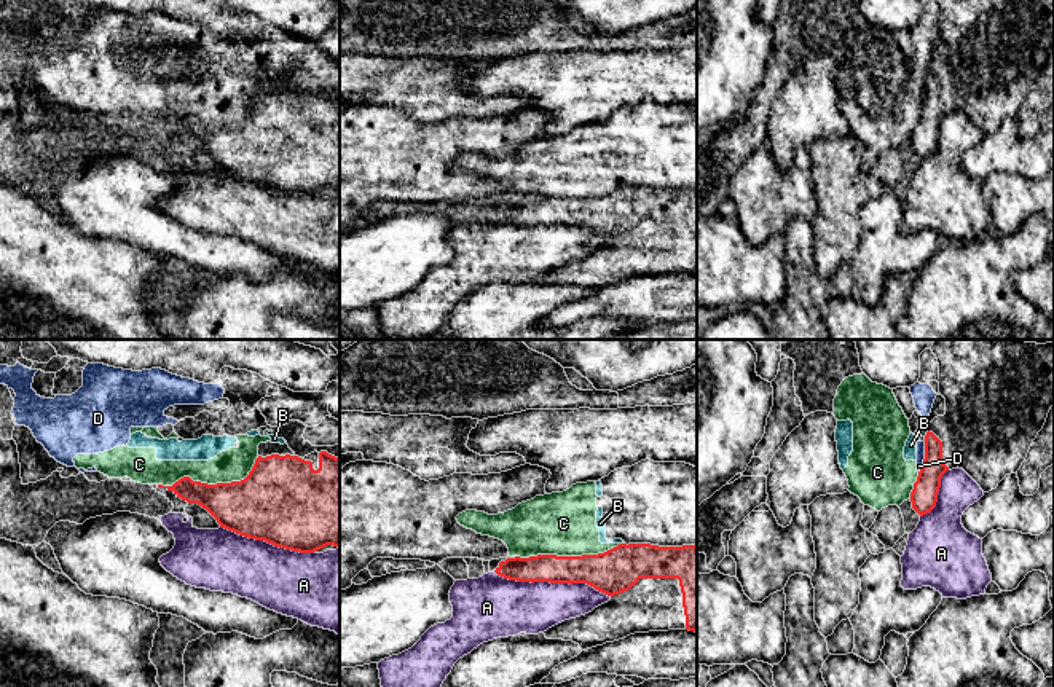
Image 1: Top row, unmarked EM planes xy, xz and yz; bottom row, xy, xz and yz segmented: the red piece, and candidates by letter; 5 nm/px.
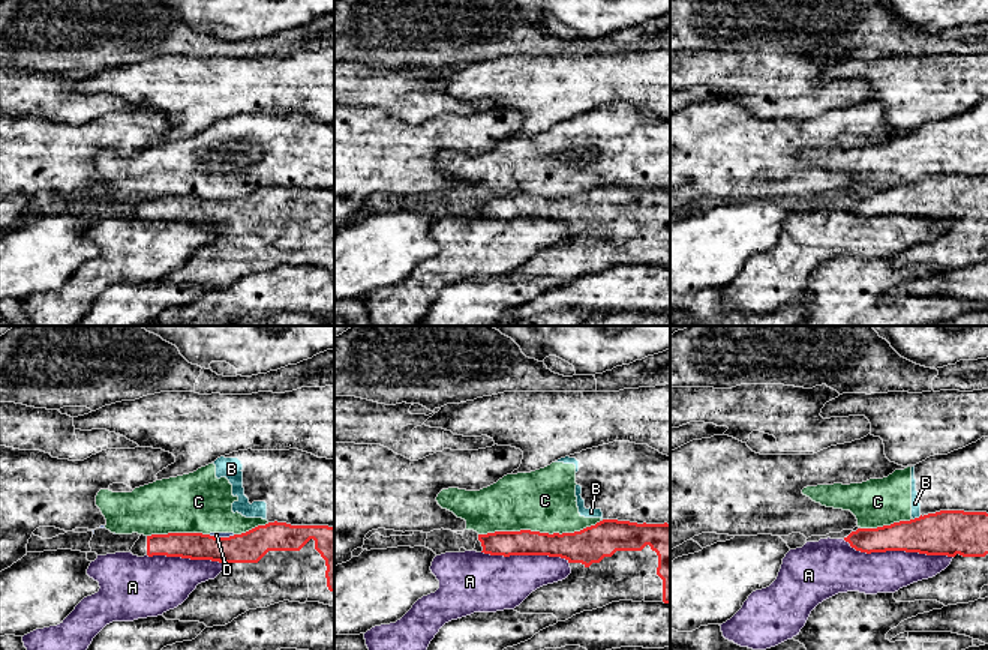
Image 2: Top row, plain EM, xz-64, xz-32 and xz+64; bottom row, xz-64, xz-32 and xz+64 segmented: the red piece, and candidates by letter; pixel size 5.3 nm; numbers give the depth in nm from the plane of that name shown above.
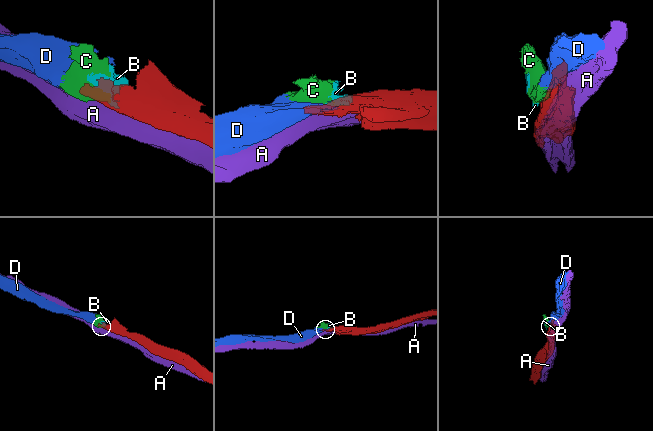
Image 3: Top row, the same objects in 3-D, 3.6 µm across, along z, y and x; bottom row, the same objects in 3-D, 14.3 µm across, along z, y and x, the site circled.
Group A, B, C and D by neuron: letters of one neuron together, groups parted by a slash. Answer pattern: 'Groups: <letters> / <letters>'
Groups: A / B C D

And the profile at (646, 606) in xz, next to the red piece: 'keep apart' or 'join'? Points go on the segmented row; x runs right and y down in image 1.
join

